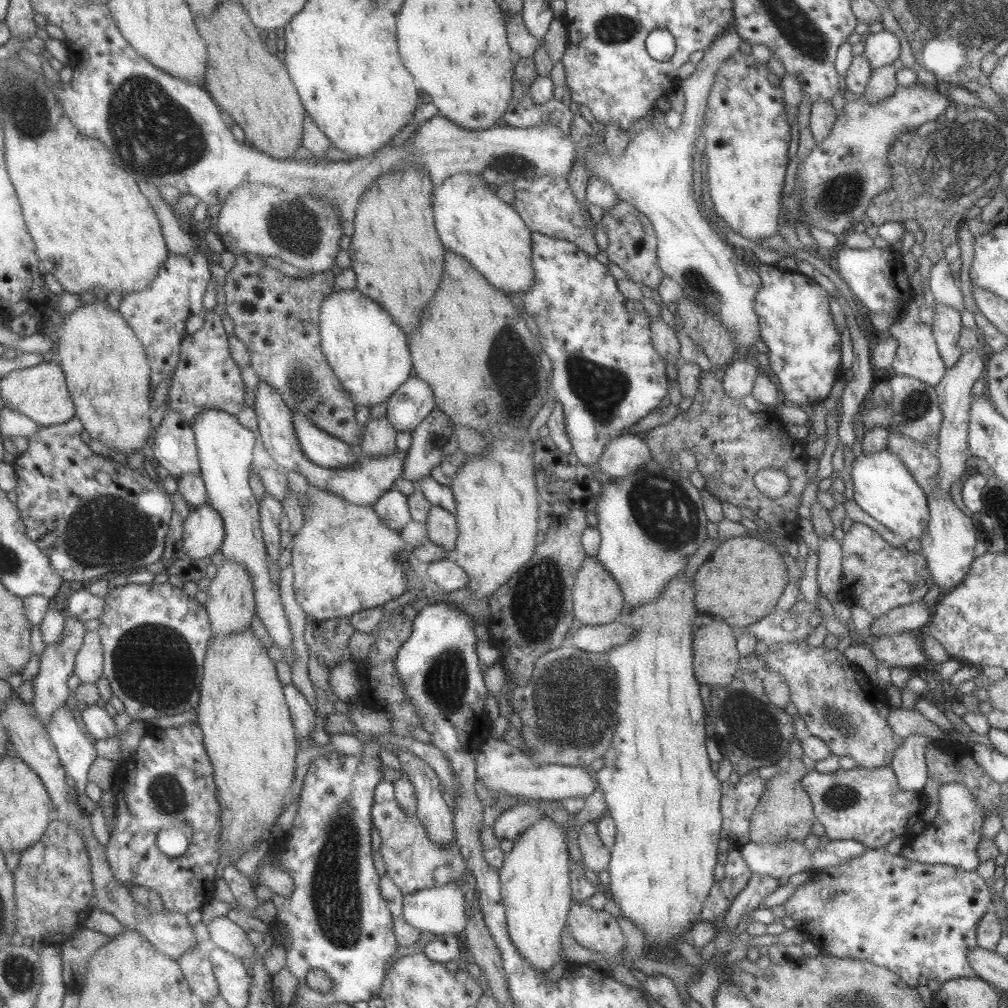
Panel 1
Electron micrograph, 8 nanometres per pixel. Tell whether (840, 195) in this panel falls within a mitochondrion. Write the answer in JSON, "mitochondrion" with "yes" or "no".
{"mitochondrion":"yes"}

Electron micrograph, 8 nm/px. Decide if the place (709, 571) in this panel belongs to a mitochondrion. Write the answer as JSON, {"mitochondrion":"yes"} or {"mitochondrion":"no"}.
{"mitochondrion":"no"}

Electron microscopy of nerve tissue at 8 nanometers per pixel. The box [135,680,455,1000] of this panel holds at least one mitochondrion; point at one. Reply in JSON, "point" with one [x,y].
{"point":[335,892]}

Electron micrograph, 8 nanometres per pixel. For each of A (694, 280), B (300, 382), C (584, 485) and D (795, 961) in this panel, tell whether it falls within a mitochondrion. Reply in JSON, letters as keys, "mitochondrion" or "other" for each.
{"A":"mitochondrion","B":"mitochondrion","C":"other","D":"other"}

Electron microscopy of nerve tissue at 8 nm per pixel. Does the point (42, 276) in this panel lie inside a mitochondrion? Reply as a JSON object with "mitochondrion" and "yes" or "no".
{"mitochondrion":"no"}

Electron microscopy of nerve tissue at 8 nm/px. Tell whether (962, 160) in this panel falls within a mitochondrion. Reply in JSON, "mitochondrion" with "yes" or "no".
{"mitochondrion":"yes"}

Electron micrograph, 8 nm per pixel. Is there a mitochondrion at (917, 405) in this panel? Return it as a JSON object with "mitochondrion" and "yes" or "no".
{"mitochondrion":"yes"}

